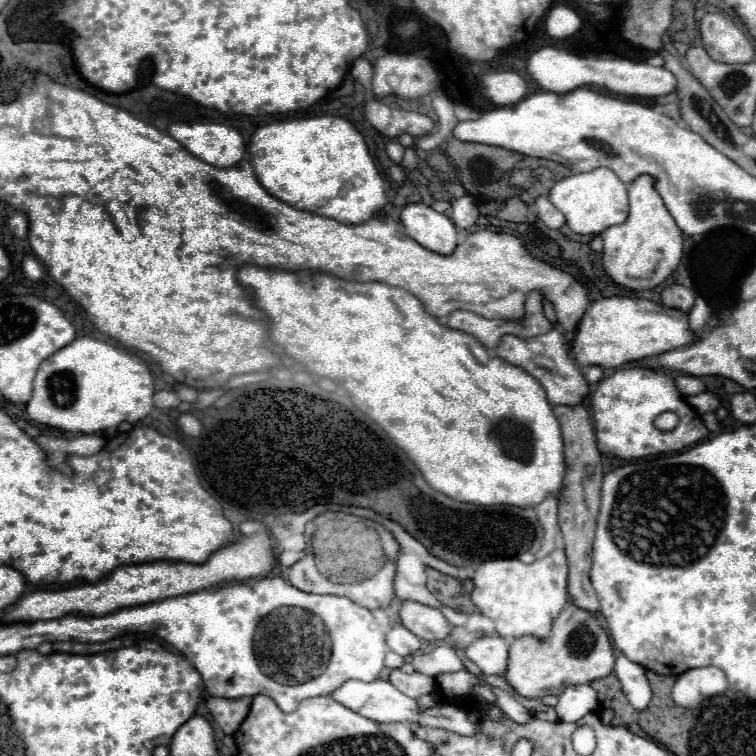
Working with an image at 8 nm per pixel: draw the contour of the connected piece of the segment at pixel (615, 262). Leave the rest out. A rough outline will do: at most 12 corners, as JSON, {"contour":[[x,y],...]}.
{"contour":[[654,178],[628,188],[624,224],[604,236],[604,270],[630,290],[680,264],[682,230]]}

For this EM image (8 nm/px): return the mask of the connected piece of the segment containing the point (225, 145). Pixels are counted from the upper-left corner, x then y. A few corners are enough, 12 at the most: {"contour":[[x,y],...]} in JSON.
{"contour":[[174,122],[168,134],[218,168],[244,158],[242,136],[224,124]]}

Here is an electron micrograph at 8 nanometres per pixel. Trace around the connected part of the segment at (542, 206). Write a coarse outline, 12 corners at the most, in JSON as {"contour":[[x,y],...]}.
{"contour":[[546,196],[534,202],[536,216],[548,228],[560,228],[564,224],[562,212],[550,204]]}

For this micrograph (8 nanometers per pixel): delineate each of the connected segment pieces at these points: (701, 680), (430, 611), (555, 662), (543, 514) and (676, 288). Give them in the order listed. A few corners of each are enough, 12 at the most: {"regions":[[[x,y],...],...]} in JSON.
{"regions":[[[708,666],[678,676],[672,698],[698,708],[706,698],[732,688],[720,668]],[[404,602],[402,624],[422,640],[444,640],[452,632],[438,608]],[[574,604],[550,636],[516,638],[504,680],[524,698],[614,668],[598,620]],[[548,496],[536,506],[544,544],[536,558],[556,550],[558,500]],[[684,284],[662,290],[662,304],[690,312],[696,294]]]}

